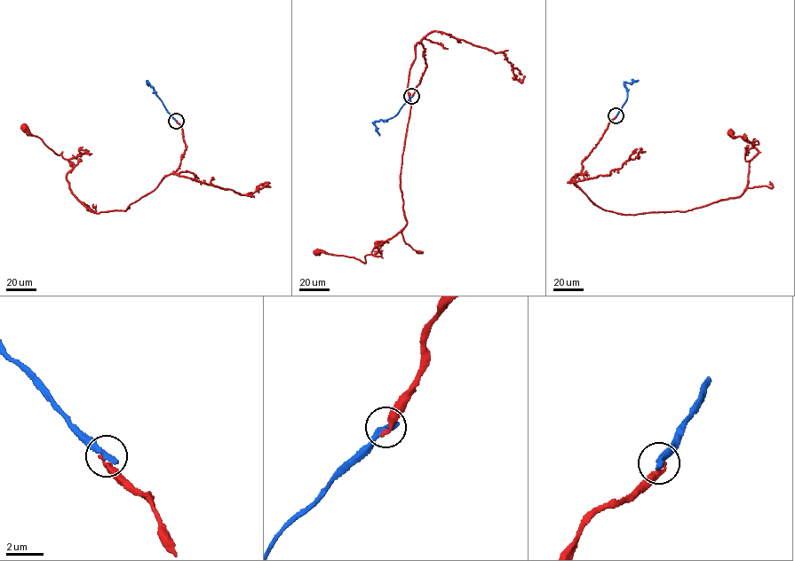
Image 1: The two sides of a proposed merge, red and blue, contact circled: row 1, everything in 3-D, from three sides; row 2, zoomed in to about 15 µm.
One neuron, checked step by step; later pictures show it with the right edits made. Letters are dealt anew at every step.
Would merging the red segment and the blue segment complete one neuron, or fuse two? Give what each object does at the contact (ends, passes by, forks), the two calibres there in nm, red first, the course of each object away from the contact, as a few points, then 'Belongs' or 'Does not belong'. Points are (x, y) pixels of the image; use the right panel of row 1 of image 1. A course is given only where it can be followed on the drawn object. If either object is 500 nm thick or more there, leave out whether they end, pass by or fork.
At the ring red ends. At the ring blue ends. Thickness 180 nm (red) against 400 nm. Course of red: (616, 115), (573, 181), (598, 206), (623, 214), (685, 212), (741, 194), (758, 141), (731, 133). Course of blue: (616, 115), (627, 96), (624, 82), (638, 80). Does not belong

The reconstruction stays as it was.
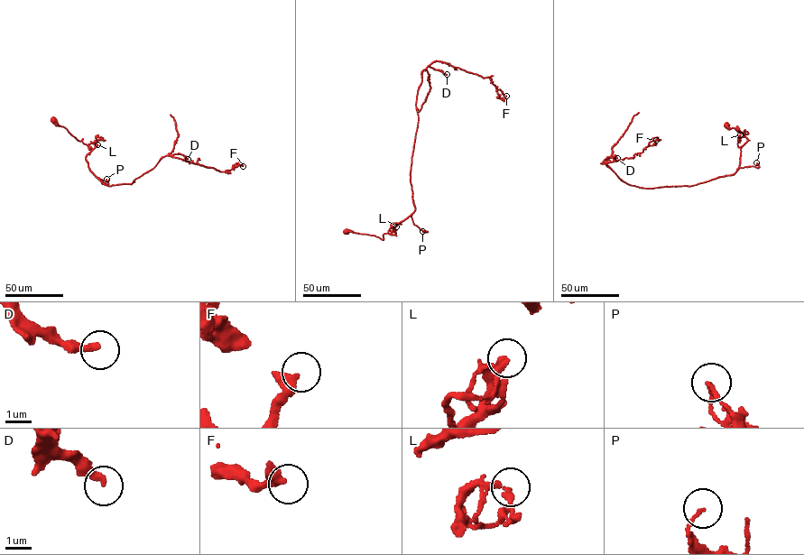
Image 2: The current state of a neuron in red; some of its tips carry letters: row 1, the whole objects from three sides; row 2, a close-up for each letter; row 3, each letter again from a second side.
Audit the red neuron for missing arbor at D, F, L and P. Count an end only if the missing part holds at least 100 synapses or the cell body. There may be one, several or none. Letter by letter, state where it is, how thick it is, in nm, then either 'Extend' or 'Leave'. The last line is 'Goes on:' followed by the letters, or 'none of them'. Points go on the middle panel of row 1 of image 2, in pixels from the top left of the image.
D: Place: (447, 74). Thickness 320 nm. Leave
F: Place: (506, 96). Thickness 460 nm. Leave
L: Place: (396, 226). Thickness 200 nm. Leave
P: Place: (422, 231). Thickness 90 nm. Leave
Goes on: none of them

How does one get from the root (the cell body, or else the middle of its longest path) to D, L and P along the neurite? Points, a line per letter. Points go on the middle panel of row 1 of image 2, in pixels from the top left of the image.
D: (346, 231), (383, 239), (414, 211), (410, 172), (418, 89), (428, 66), (447, 74)
L: (346, 231), (374, 235), (383, 239), (384, 234), (395, 234), (393, 224), (396, 226)
P: (346, 231), (383, 239), (383, 235), (395, 234), (392, 226), (410, 216), (414, 225), (427, 232), (422, 231)

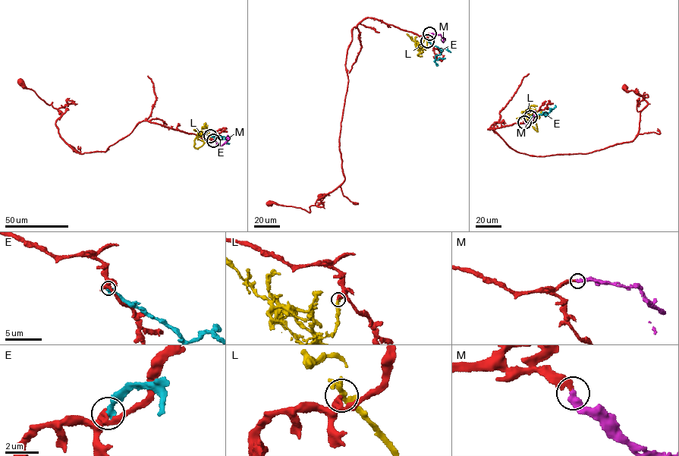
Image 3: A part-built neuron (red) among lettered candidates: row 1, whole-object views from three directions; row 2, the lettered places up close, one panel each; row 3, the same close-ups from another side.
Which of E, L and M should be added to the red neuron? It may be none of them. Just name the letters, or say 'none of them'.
M

